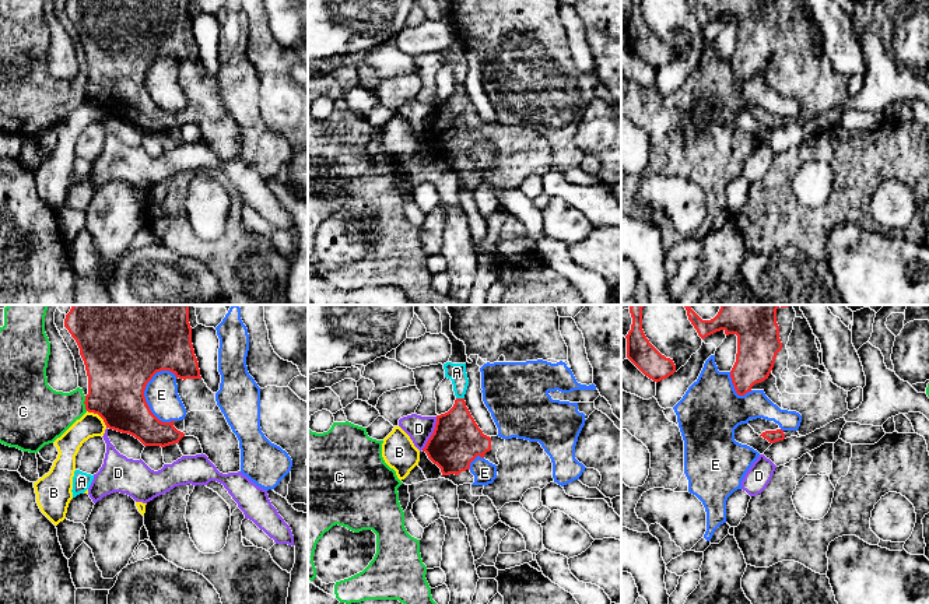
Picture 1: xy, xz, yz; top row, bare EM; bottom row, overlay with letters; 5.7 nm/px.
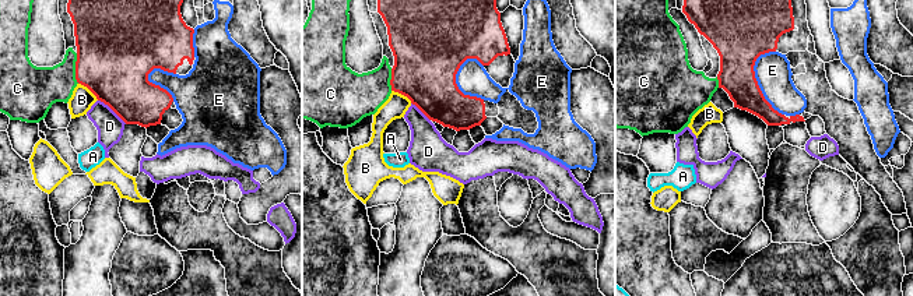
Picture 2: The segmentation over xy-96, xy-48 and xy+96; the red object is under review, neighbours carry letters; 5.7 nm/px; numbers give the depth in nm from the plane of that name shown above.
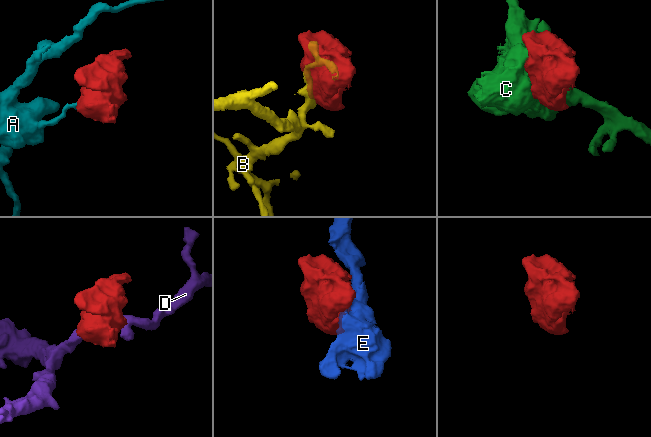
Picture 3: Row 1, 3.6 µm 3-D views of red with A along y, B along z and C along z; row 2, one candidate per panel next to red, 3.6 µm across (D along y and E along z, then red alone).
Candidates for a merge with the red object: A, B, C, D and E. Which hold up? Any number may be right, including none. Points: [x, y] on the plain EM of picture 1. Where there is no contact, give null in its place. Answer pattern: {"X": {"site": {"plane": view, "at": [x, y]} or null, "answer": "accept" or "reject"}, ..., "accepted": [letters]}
{"A": {"site": {"plane": "xz", "at": [461, 85]}, "answer": "reject"}, "B": {"site": {"plane": "xy", "at": [98, 101]}, "answer": "reject"}, "C": {"site": {"plane": "xy", "at": [84, 90]}, "answer": "reject"}, "D": {"site": {"plane": "xz", "at": [433, 120]}, "answer": "reject"}, "E": {"site": {"plane": "xy", "at": [146, 88]}, "answer": "reject"}, "accepted": []}

